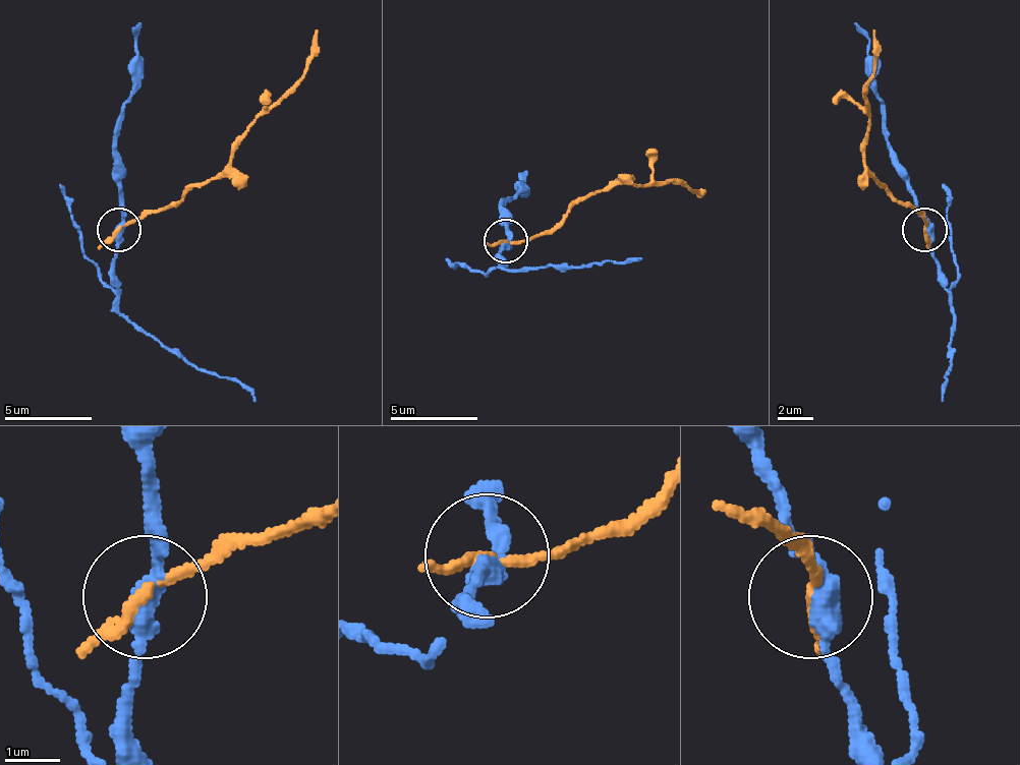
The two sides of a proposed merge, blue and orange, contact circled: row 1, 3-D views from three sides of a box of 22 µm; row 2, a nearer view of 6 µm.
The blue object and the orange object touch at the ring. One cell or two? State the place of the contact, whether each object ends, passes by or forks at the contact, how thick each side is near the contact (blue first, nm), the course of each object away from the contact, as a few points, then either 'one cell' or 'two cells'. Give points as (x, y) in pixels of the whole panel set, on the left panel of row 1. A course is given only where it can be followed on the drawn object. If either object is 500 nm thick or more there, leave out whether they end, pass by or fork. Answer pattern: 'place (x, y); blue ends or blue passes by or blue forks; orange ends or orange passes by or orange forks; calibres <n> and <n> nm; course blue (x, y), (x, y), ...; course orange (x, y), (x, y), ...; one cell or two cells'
place (119, 230); blue passes by; orange passes by; calibres 360 and 170 nm; course blue (118, 231), (113, 279), (122, 314), (197, 367), (232, 376), (254, 403); course orange (118, 231), (158, 214), (224, 169), (232, 142), (302, 72), (316, 28); two cells

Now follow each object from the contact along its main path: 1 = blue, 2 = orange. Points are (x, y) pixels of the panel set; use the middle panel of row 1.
1: (504, 240), (500, 253), (509, 271), (583, 266), (640, 257)
2: (504, 240), (544, 235), (610, 182), (680, 182), (689, 191), (702, 191)

